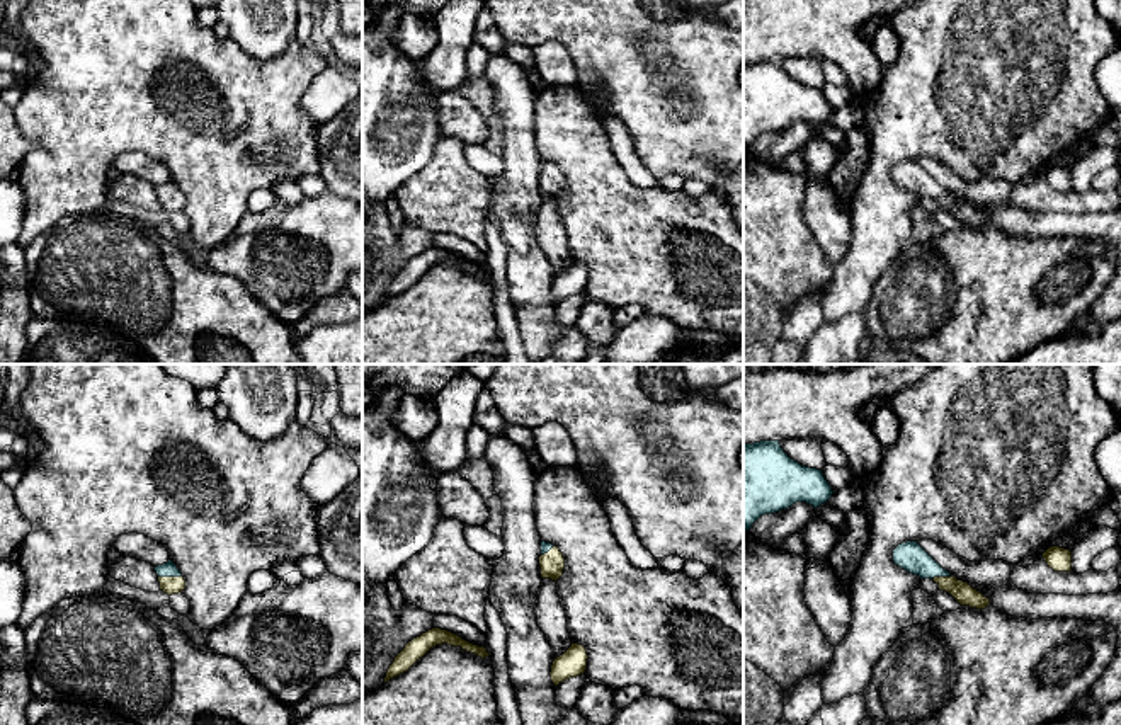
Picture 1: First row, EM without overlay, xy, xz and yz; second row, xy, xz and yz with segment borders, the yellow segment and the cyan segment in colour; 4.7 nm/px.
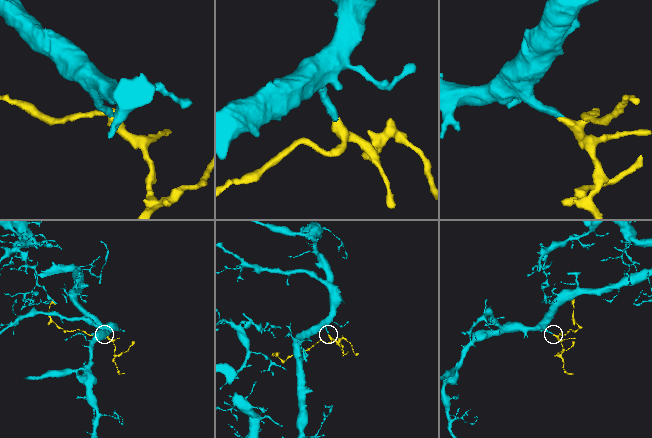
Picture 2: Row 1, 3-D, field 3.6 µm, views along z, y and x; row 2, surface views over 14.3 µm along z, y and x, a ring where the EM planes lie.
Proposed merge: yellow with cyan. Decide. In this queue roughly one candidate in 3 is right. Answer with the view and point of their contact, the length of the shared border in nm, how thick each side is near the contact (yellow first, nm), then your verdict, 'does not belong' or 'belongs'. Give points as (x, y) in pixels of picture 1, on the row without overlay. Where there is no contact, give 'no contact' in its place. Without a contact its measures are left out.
contact xy (169, 196); length 110 nm; calibres 80 and 70 nm; belongs

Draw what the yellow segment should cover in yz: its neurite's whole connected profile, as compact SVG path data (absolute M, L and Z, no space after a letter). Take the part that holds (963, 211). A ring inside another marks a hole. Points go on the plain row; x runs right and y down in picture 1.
M917 160L898 163L893 168L893 180L920 197L932 197L939 204L939 209L949 211L961 225L976 228L990 225L988 216L973 208L968 201L953 196Z

